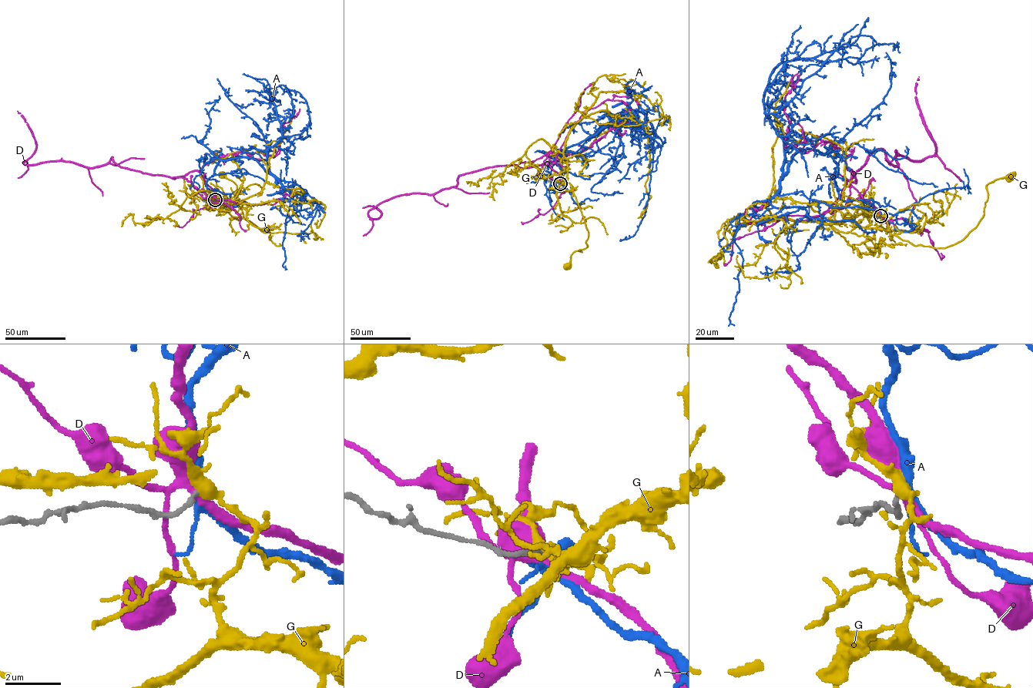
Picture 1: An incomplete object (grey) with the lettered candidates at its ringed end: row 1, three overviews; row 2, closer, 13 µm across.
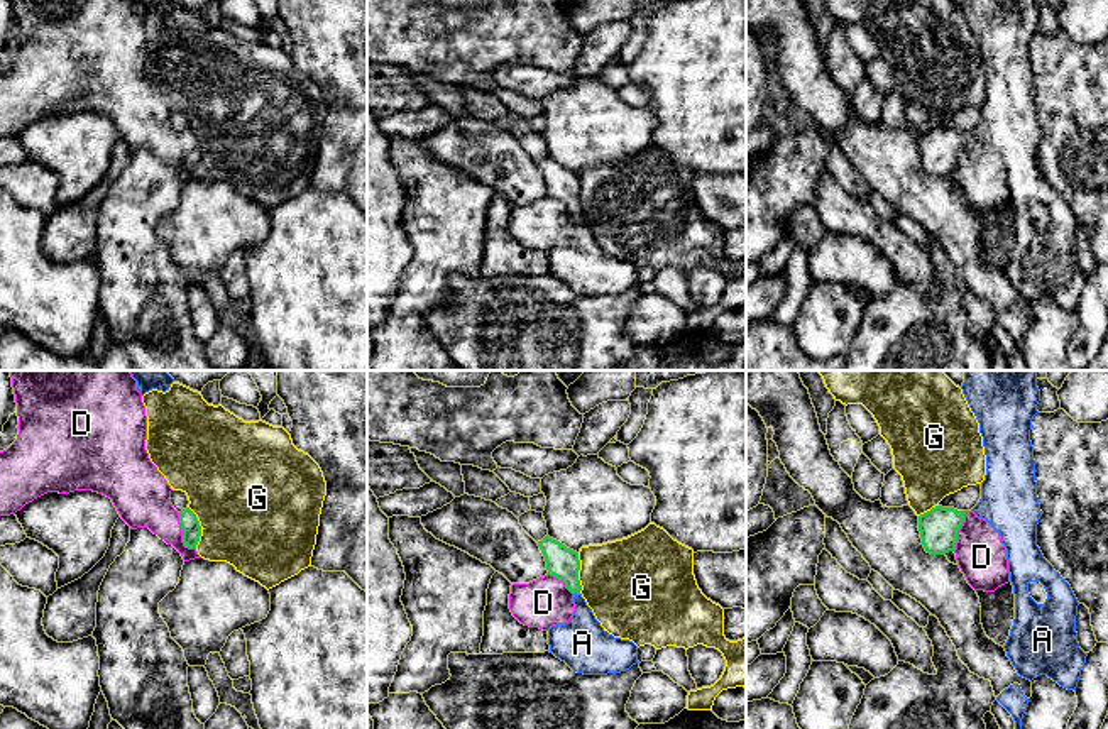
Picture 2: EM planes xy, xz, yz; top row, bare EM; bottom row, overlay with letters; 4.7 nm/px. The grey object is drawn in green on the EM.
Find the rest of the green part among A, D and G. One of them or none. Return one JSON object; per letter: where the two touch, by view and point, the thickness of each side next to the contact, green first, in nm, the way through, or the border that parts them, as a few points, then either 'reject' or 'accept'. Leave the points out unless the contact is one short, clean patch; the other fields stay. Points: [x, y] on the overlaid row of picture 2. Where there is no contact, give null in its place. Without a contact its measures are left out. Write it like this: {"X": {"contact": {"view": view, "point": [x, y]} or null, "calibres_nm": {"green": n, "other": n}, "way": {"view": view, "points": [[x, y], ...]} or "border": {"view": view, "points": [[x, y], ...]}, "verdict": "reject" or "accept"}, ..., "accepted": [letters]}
{"A": {"contact": {"view": "xz", "point": [577, 592]}, "calibres_nm": {"green": 150, "other": 240}, "way": {"view": "xz", "points": [[562, 562], [577, 592], [582, 611], [582, 643]]}, "verdict": "accept"}, "D": {"contact": {"view": "xy", "point": [183, 533]}, "calibres_nm": {"green": 90, "other": 260}, "border": {"view": "xy", "points": [[178, 513], [181, 538], [188, 547], [195, 548]]}, "verdict": "reject"}, "G": {"contact": {"view": "xy", "point": [200, 526]}, "calibres_nm": {"green": 90, "other": 500}, "border": {"view": "xy", "points": [[188, 506], [200, 526], [197, 547]]}, "verdict": "reject"}, "accepted": ["A"]}

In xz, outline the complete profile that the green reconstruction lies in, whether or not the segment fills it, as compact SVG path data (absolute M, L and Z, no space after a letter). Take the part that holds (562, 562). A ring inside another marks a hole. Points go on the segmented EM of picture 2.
M545 536L538 541L546 570L573 594L575 612L565 624L548 629L550 653L584 675L607 675L629 670L638 661L638 646L629 639L614 638L595 619L582 597L579 553Z

